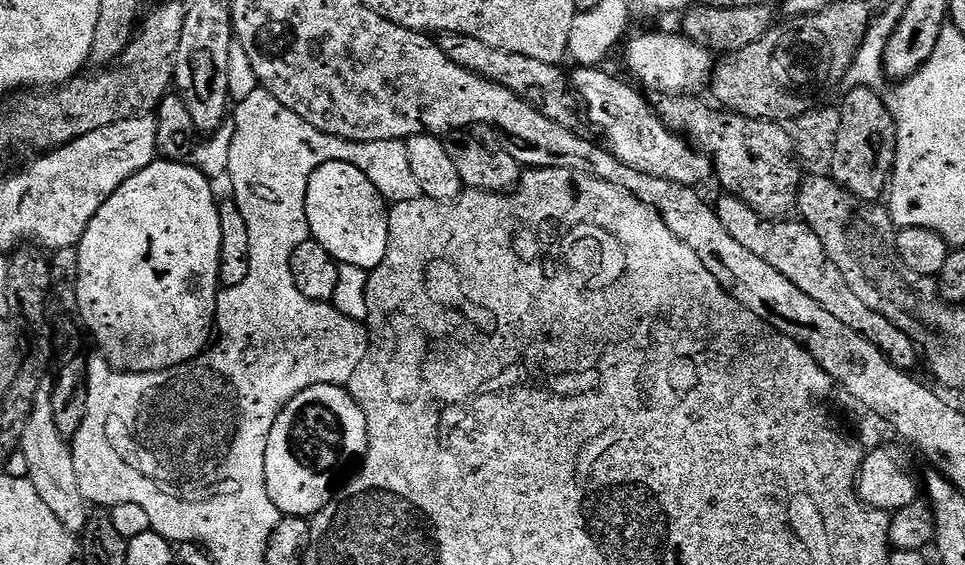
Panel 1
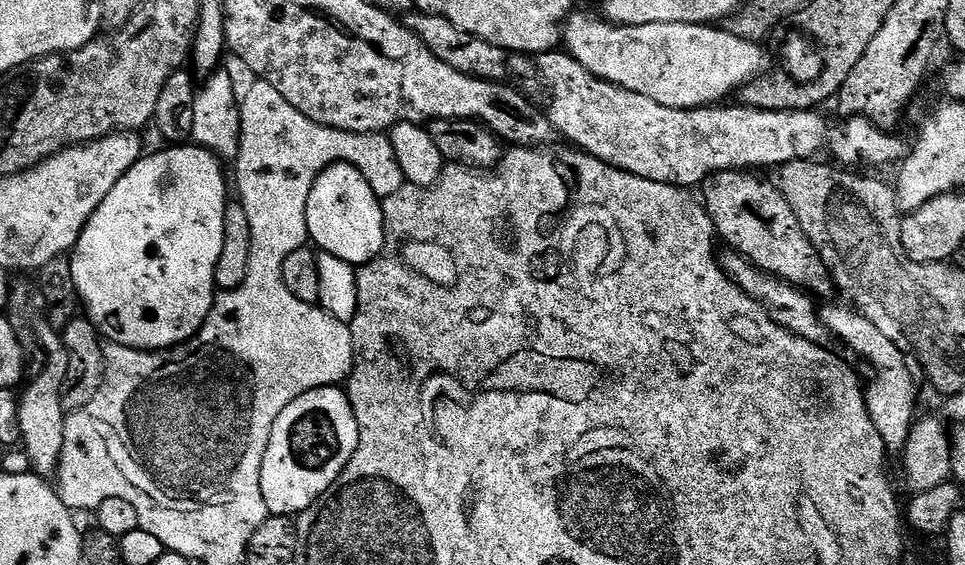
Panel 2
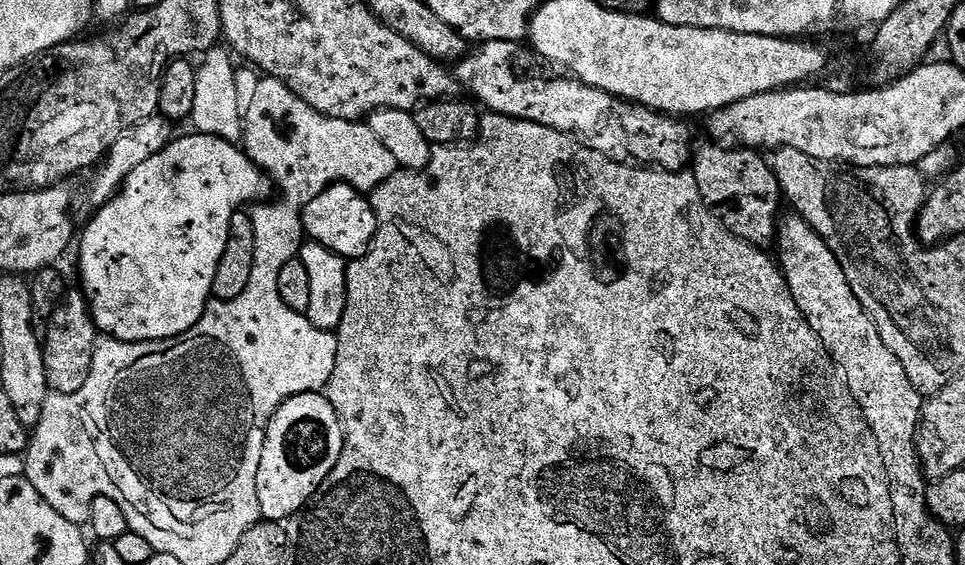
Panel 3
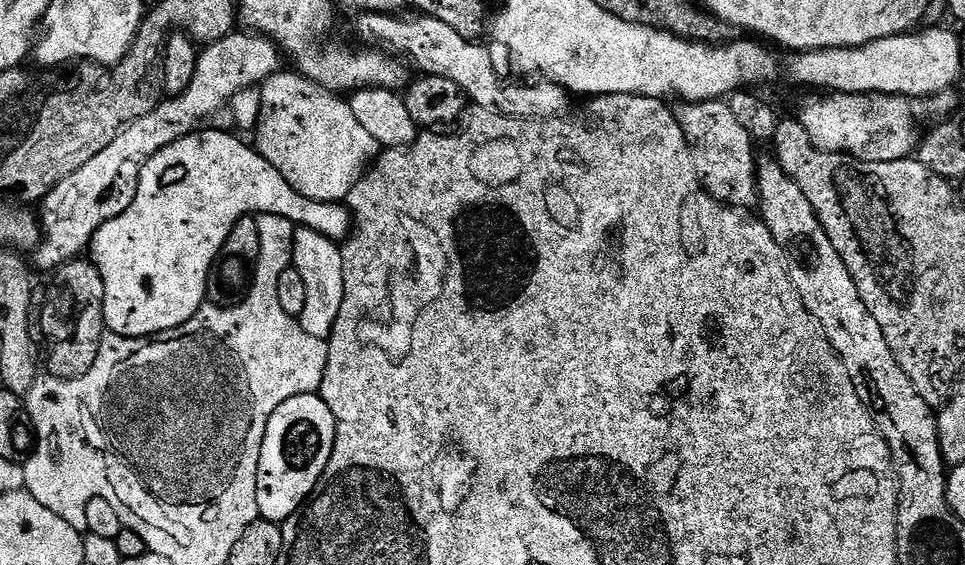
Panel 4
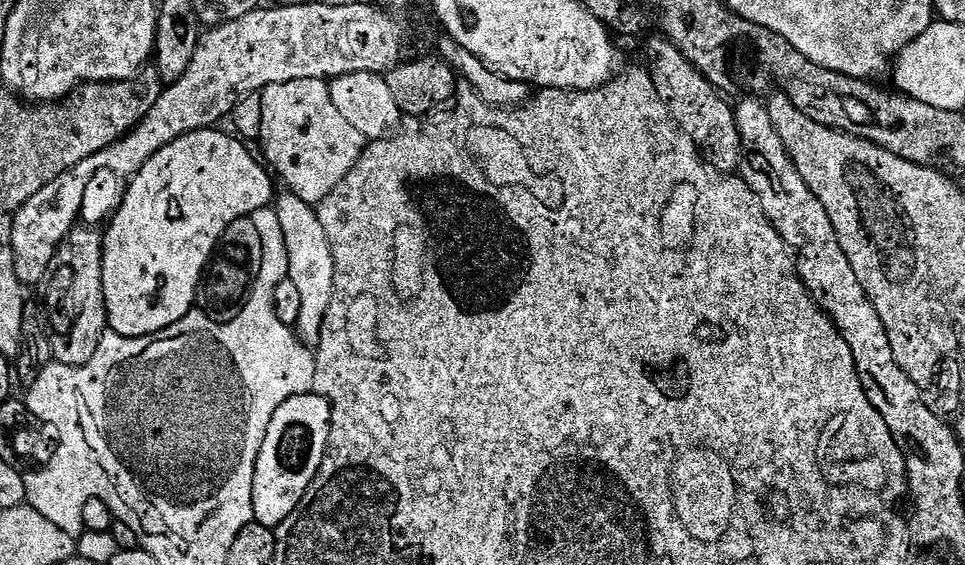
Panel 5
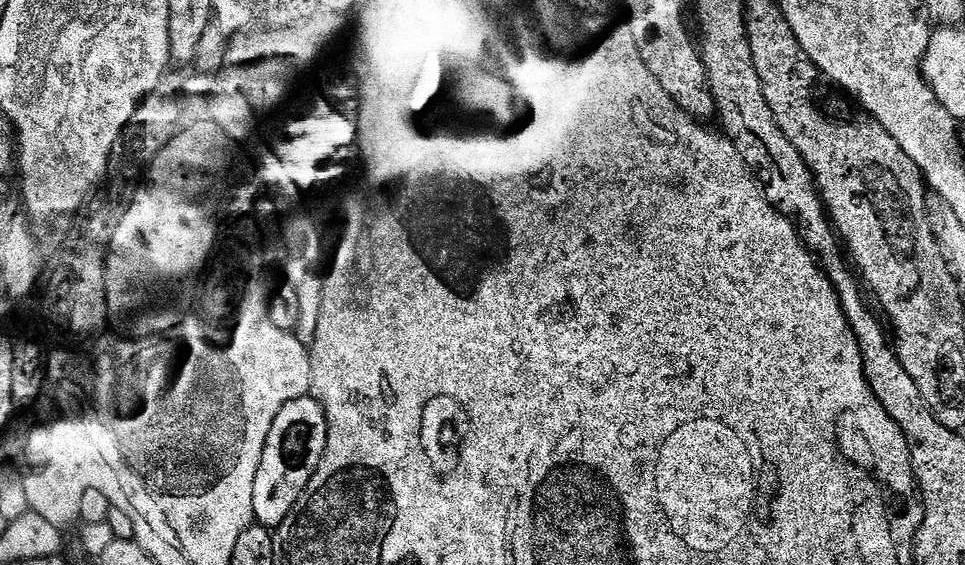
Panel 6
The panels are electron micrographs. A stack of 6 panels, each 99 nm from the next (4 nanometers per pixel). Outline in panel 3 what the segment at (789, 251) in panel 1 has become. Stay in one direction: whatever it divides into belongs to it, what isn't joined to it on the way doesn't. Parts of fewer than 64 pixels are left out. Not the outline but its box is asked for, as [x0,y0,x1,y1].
[690,142,782,246]

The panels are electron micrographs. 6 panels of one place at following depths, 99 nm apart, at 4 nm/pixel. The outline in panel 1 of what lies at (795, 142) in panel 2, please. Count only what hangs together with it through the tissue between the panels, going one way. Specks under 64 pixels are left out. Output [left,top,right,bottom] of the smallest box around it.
[570,67,714,186]

